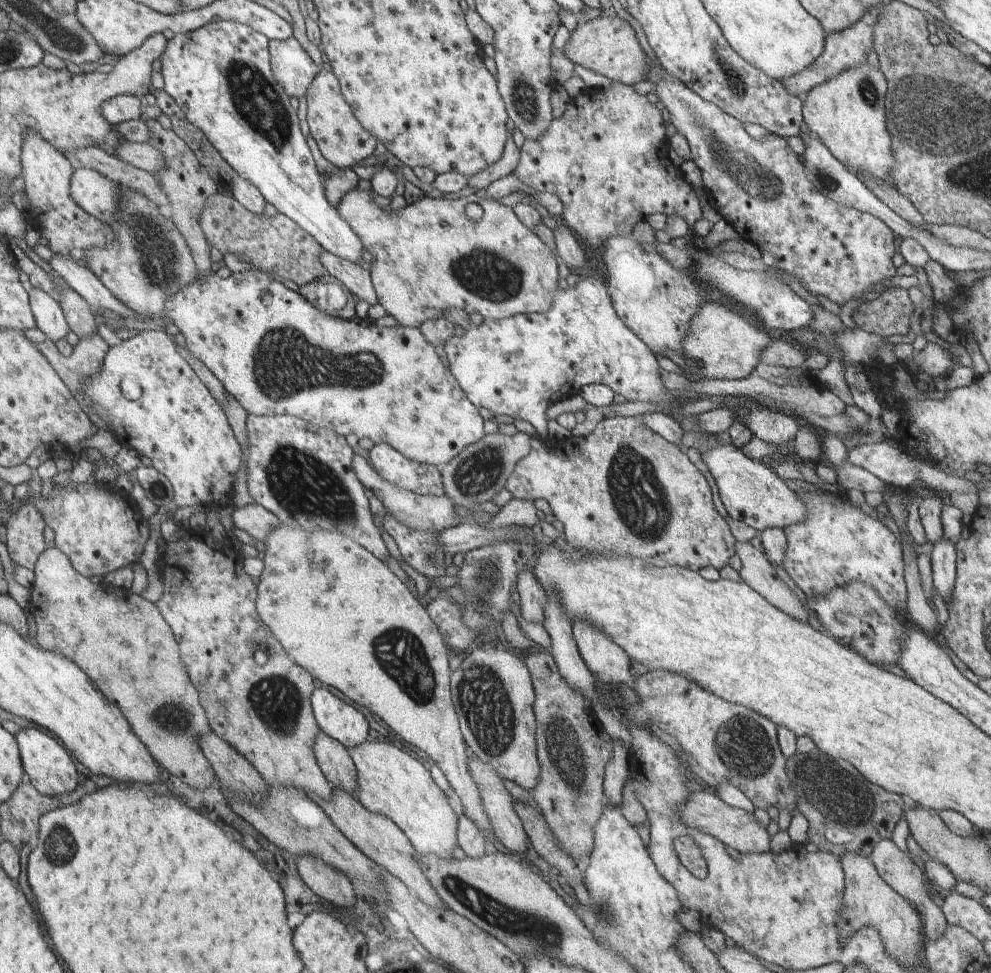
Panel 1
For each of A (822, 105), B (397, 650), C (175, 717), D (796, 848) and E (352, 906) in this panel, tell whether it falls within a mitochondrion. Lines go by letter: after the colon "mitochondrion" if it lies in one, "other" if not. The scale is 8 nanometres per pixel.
A: other
B: mitochondrion
C: mitochondrion
D: other
E: other

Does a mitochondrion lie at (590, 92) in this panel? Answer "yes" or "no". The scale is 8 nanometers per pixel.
no

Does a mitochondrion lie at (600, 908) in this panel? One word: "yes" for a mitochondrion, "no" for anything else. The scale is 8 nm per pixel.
yes

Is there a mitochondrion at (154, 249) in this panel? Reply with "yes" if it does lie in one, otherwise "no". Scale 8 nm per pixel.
yes

